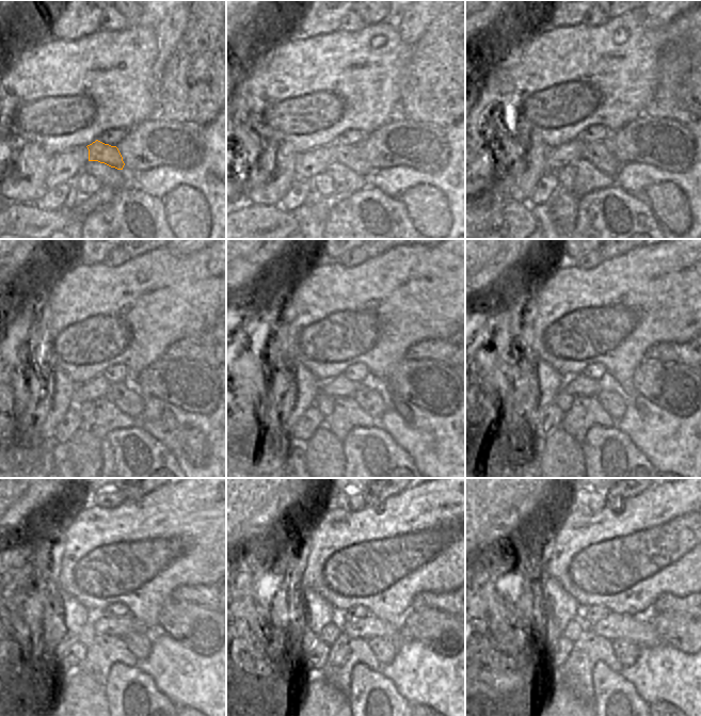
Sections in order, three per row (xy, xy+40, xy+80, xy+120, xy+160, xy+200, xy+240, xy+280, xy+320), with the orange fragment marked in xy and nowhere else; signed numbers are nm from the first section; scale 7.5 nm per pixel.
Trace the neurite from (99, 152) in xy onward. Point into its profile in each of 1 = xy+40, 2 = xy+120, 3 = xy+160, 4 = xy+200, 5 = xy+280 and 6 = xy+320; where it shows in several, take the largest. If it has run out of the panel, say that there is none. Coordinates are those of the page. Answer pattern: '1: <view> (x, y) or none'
1: xy+40 (353, 156)
2: xy+120 (125, 395)
3: xy+160 (367, 395)
4: xy+200 (610, 398)
5: xy+280 (384, 649)
6: xy+320 (625, 651)

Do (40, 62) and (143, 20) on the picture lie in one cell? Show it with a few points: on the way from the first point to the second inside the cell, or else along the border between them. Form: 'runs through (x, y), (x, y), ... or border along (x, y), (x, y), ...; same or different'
border along (138, 24), (154, 27); different

